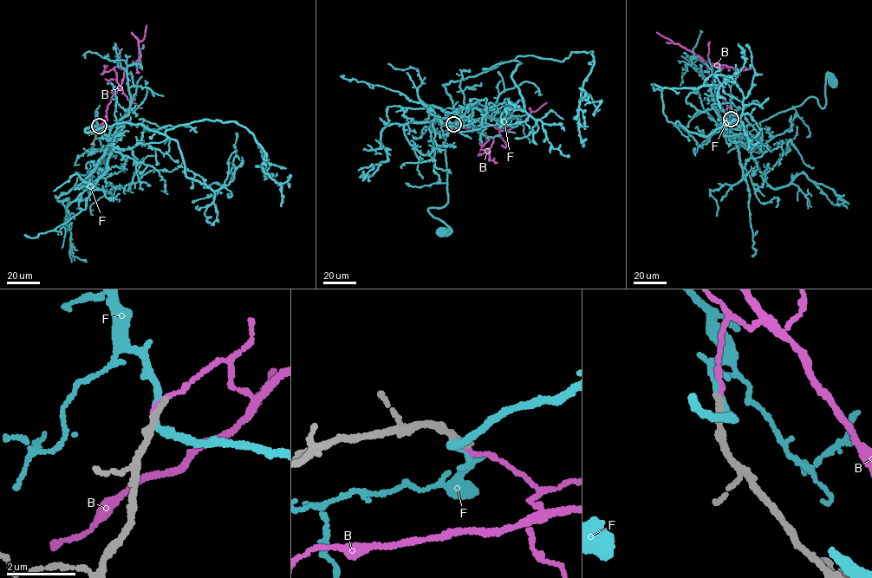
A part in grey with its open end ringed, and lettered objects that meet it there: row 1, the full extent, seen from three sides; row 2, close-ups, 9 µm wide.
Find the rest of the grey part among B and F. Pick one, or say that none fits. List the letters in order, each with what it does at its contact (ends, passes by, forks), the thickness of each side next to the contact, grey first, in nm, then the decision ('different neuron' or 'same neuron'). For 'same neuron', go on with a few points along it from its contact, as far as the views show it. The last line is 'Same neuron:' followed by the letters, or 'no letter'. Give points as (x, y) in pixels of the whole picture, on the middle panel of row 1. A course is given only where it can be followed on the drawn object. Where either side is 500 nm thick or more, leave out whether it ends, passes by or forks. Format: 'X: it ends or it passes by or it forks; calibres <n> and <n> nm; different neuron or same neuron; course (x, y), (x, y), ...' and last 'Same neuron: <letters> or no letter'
B: it ends; calibres 240 and 110 nm; different neuron
F: it passes by; calibres 240 and 200 nm; different neuron
Same neuron: no letter

